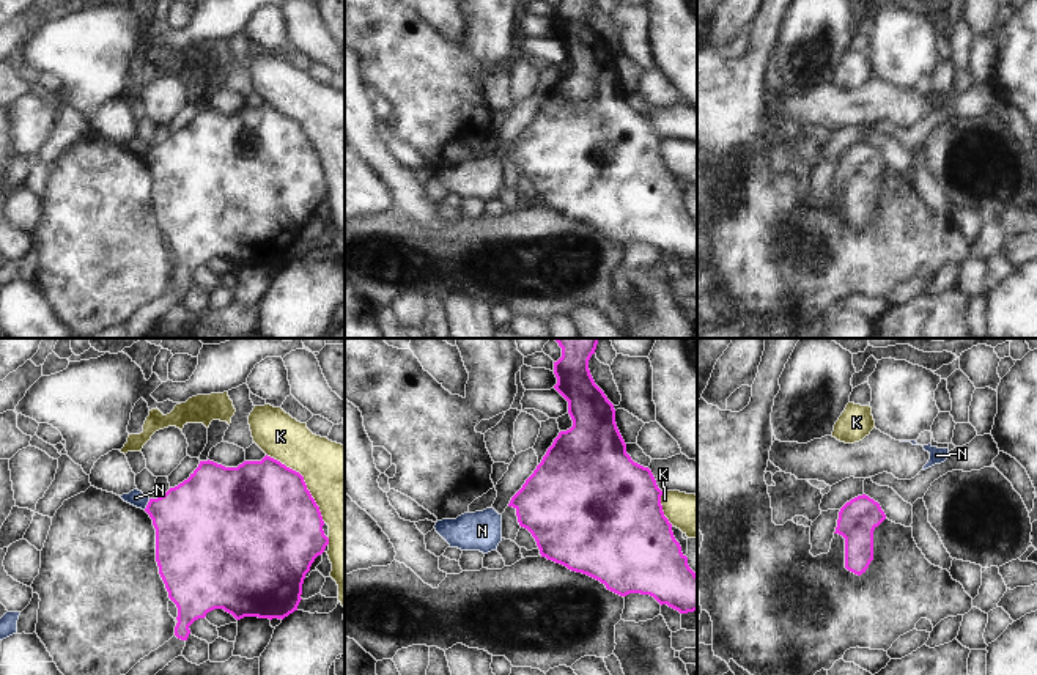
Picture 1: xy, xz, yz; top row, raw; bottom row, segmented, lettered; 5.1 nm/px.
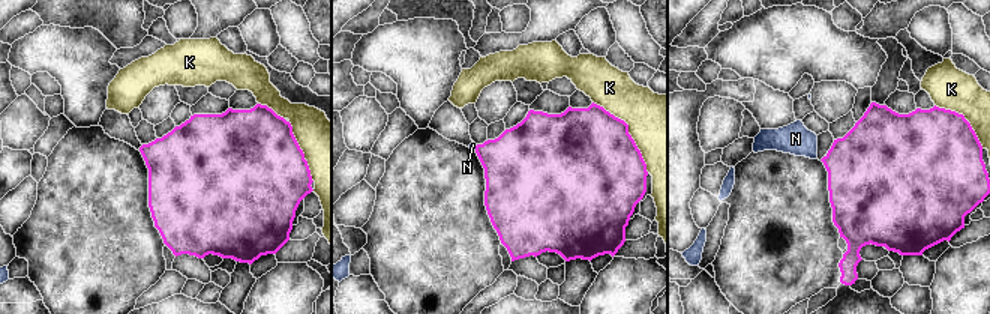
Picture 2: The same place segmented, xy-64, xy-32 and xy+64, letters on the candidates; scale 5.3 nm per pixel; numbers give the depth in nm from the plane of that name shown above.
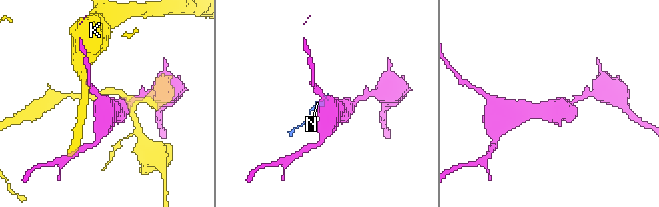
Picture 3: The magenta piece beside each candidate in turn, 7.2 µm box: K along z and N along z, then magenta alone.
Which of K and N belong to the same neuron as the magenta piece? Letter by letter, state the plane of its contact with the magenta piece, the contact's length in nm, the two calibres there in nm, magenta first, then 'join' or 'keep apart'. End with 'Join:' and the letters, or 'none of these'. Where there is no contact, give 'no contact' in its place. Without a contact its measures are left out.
K: contact in xy; length 460 nm; calibres 500 and 360 nm; keep apart
N: contact in xy; length 70 nm; calibres 400 and 90 nm; keep apart
Join: none of these

